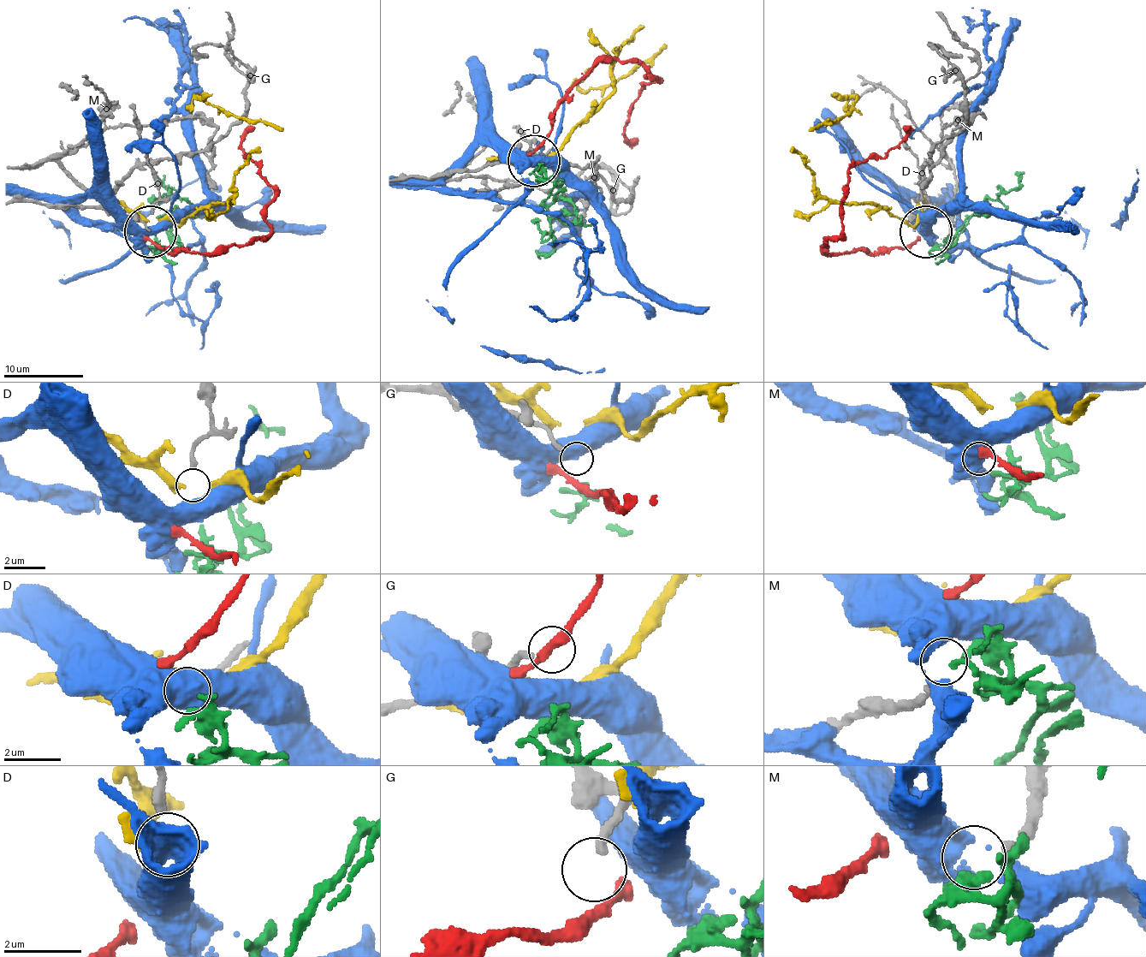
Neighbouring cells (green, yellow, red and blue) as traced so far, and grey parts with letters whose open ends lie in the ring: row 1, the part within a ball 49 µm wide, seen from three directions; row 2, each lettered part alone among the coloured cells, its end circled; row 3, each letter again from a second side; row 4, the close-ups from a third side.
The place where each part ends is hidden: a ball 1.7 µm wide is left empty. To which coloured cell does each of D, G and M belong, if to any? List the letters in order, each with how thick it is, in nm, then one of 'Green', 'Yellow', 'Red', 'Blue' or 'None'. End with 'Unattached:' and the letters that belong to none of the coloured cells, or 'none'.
D: Thickness 240 nm. Yellow
G: Thickness 240 nm. None
M: Thickness 240 nm. None
Unattached: G, M

